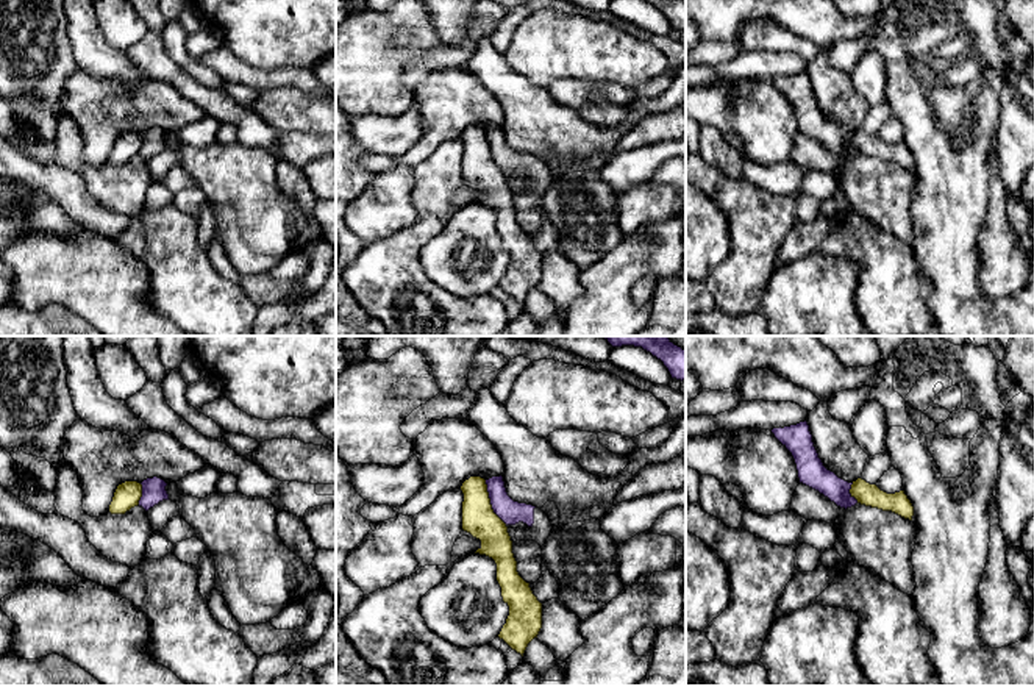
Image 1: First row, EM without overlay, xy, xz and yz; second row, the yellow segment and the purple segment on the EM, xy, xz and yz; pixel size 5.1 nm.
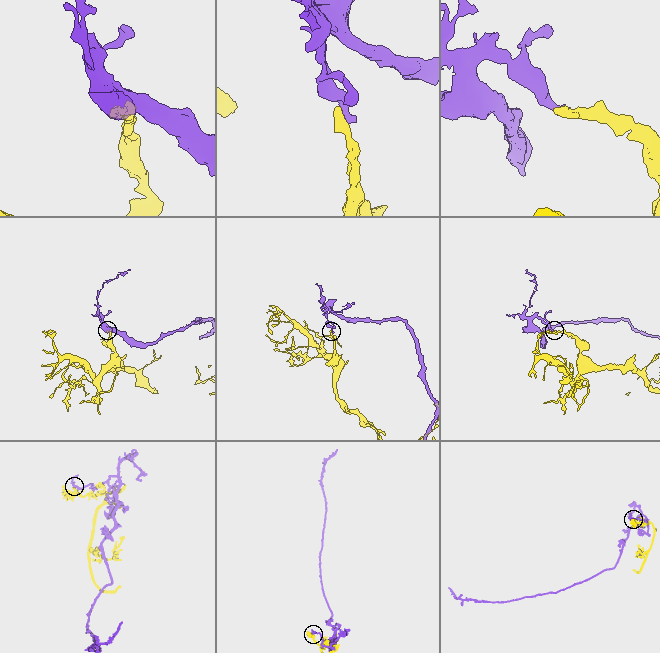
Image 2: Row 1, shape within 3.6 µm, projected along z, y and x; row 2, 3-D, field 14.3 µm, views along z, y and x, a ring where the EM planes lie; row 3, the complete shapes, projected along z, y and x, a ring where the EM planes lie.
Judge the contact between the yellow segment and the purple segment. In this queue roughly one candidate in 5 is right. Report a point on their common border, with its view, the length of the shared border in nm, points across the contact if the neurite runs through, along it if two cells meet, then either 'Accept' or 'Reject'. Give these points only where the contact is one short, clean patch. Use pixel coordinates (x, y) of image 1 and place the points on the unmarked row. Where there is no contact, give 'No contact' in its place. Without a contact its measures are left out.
Touches yellow at xz (489, 152). Shared border 260 nm. Boundary: xz (484, 130), (491, 158), (506, 174). Reject

